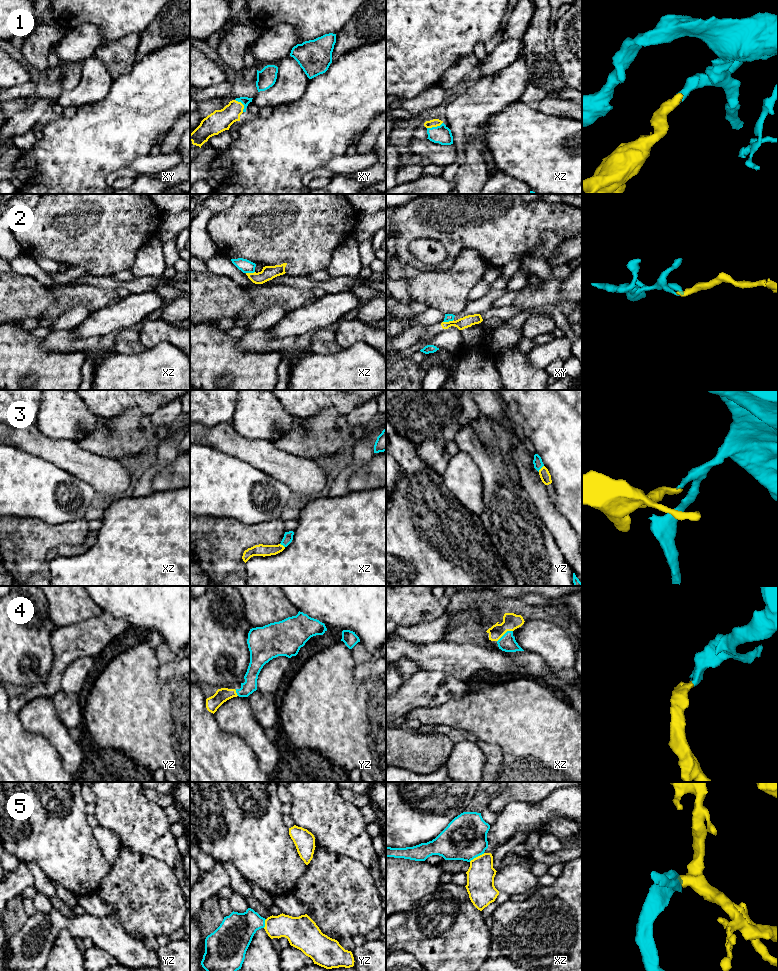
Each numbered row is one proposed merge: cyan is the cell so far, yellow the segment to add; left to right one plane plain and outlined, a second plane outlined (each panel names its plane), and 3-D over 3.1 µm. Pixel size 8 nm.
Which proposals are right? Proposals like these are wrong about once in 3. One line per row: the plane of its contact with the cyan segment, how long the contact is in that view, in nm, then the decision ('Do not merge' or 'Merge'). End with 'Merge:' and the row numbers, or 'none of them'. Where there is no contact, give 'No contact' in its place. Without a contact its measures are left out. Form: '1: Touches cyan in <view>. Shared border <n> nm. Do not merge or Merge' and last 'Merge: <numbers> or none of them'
1: Touches cyan in xz. Shared border 140 nm. Merge
2: Touches cyan in xy. Shared border 90 nm. Do not merge
3: Touches cyan in yz. Shared border 70 nm. Do not merge
4: Touches cyan in xz. Shared border 160 nm. Merge
5: Touches cyan in xz. Shared border 140 nm. Merge
Merge: 1, 4, 5

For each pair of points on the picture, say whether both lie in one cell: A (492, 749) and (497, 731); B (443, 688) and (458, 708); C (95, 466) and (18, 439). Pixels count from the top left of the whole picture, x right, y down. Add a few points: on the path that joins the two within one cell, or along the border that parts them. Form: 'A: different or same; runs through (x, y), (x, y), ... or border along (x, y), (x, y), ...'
A: different; border along (478, 739), (494, 743), (500, 748), (500, 766)
B: different; border along (469, 692), (462, 697), (449, 699), (430, 708)
C: same; runs through (76, 461), (61, 451), (49, 449), (37, 443)

